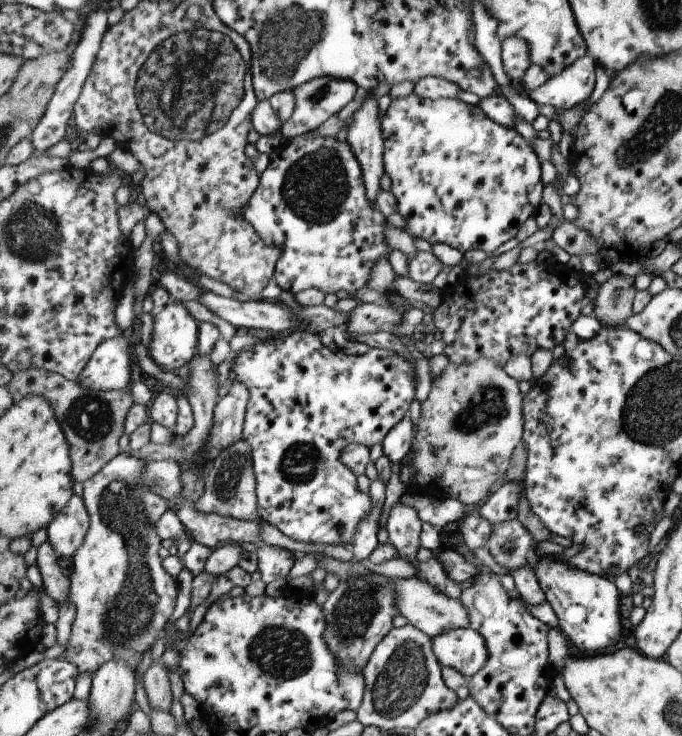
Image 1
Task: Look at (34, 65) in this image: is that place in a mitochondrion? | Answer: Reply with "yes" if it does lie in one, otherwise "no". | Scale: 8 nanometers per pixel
no

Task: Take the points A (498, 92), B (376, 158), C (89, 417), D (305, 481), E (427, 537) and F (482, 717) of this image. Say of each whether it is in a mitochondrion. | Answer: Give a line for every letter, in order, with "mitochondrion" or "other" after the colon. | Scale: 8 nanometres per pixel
A: other
B: other
C: mitochondrion
D: mitochondrion
E: other
F: other

